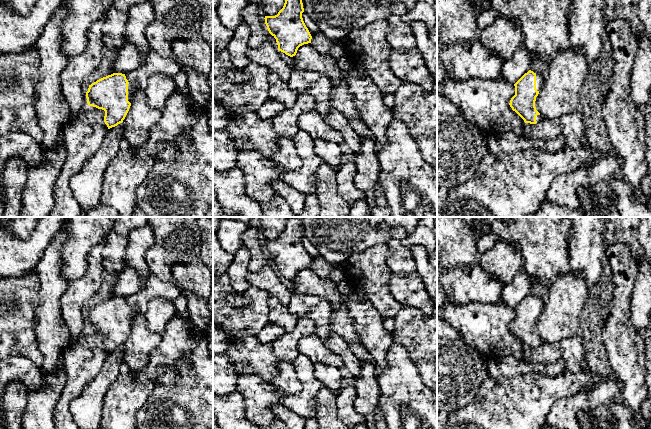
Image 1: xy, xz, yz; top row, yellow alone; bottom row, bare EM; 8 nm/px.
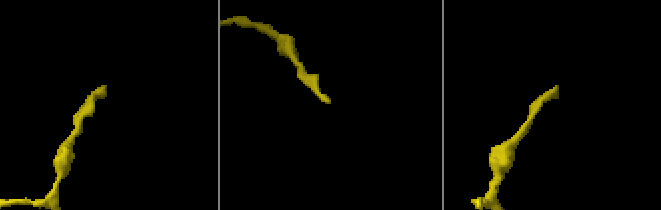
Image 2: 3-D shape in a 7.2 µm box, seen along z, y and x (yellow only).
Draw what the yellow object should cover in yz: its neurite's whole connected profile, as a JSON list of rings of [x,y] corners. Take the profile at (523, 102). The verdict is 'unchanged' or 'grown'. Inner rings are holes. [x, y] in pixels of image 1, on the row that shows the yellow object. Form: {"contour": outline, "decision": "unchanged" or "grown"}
{"contour": [[[529,70],[515,84],[515,95],[510,100],[510,107],[525,123],[536,124],[541,120],[536,110],[535,101],[543,88],[545,74]]], "decision": "grown"}

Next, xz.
{"contour": [[[285,0],[283,8],[275,16],[265,16],[269,33],[276,39],[278,50],[293,57],[304,44],[311,43],[312,36],[306,27],[302,13],[302,0]]], "decision": "unchanged"}

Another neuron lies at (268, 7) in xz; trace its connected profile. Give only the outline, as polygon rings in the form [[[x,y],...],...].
[[[260,0],[260,8],[265,16],[275,16],[283,8],[285,0]]]

